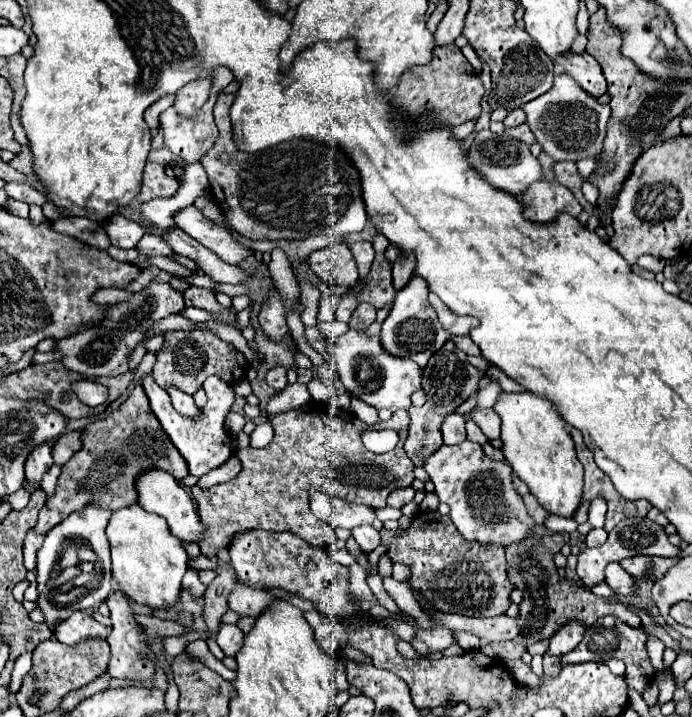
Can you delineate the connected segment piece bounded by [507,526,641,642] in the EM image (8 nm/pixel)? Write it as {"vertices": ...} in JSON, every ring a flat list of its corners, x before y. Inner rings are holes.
{"vertices":[[535,526,535,530,527,536,527,540,507,548,509,580,515,582,515,588,523,592,523,602,519,604,519,616,517,616,521,636,527,642,549,640,567,622,579,620,585,628,589,628,597,618,607,614,615,616,617,620,623,620,631,628,639,628,641,618,635,612,631,612,623,602,595,596,589,588,583,588,573,580,559,578,557,568,553,564,553,556,559,552,559,548,565,542,569,542,569,534,565,532,559,534,559,532,551,532,545,526]]}

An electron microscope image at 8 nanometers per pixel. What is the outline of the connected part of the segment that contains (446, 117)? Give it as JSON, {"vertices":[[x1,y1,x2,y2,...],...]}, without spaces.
{"vertices":[[450,43,447,46,437,46,429,64,415,66,403,72,393,96,393,104,401,112,407,112,411,118,419,118,419,124,423,128,433,128,441,124,457,126,467,120,479,118,483,92,485,90,481,80,475,76,461,49]]}

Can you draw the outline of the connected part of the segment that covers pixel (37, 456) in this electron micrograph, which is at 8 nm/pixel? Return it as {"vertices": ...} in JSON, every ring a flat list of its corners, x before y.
{"vertices":[[43,444,39,448,35,448,31,452,31,456,27,458,25,462,25,474,27,474,27,480,33,482,33,484,39,484,43,474,51,468,53,464,53,456,51,456,51,446]]}

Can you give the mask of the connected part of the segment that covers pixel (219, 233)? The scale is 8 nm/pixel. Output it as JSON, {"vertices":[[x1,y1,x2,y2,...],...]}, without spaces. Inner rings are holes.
{"vertices":[[187,206,187,208,179,210,173,216,173,220,191,238,195,238,199,244,203,244,207,250,215,252,221,260,225,260,229,264,239,264,253,252,249,248,243,248,237,240,233,240,227,230,223,230,215,222,207,220,203,216,203,212,195,206]]}

